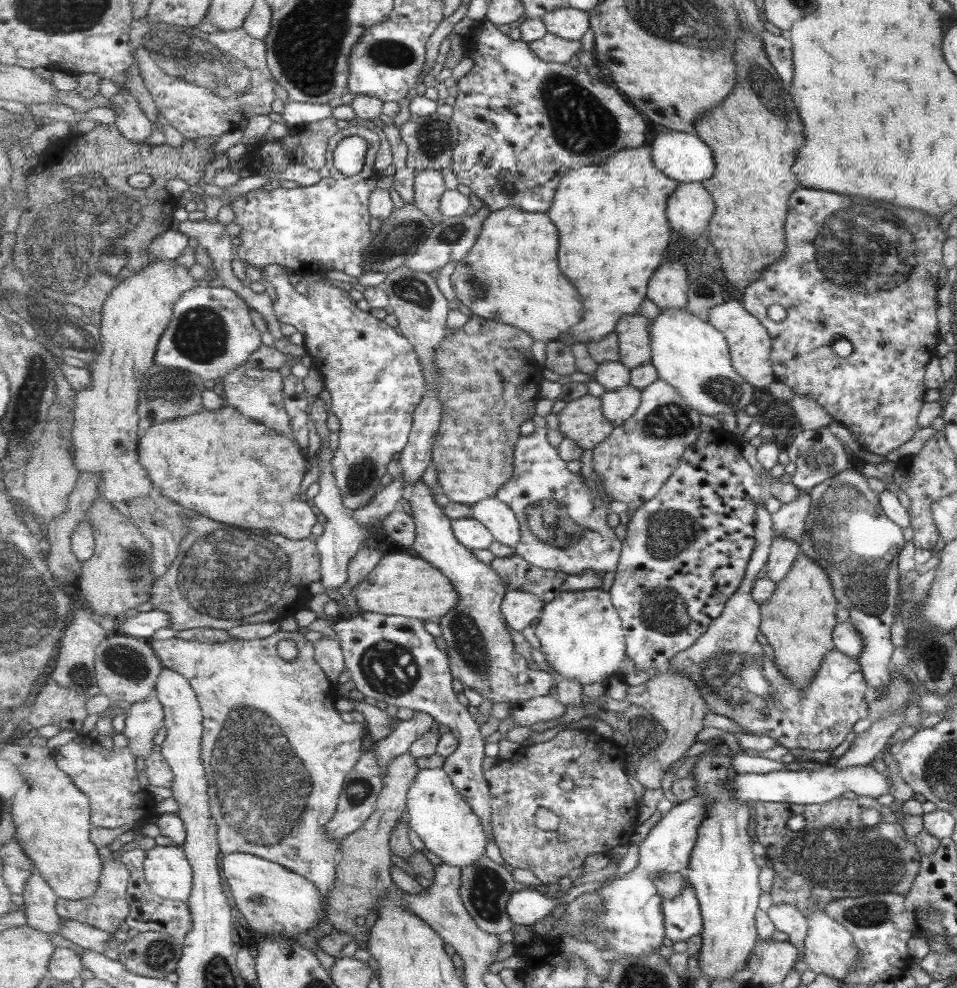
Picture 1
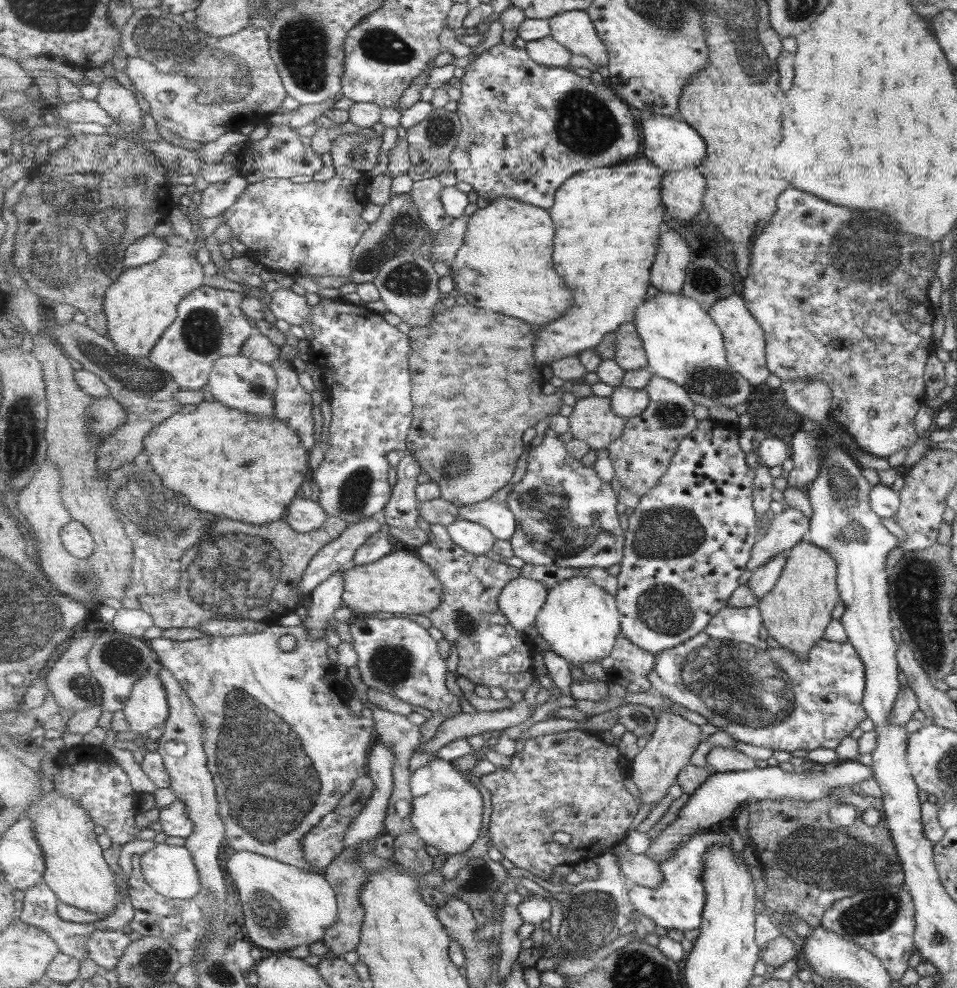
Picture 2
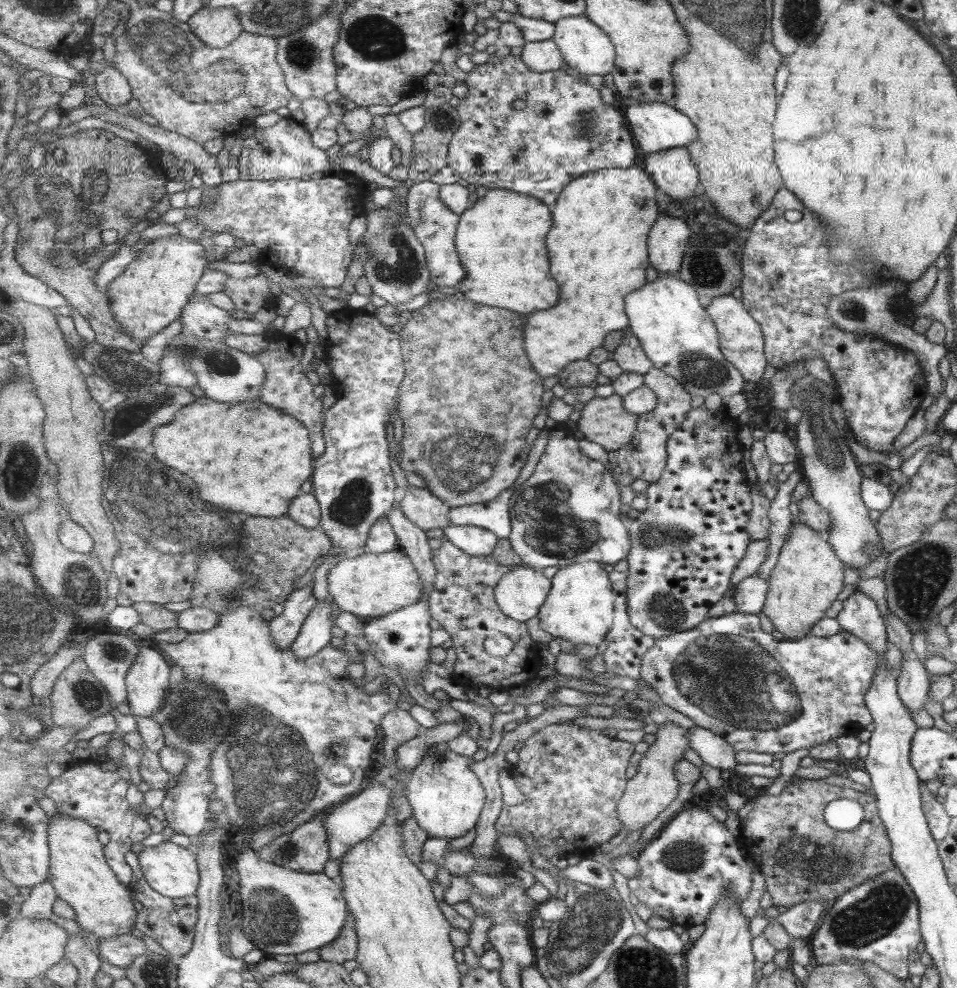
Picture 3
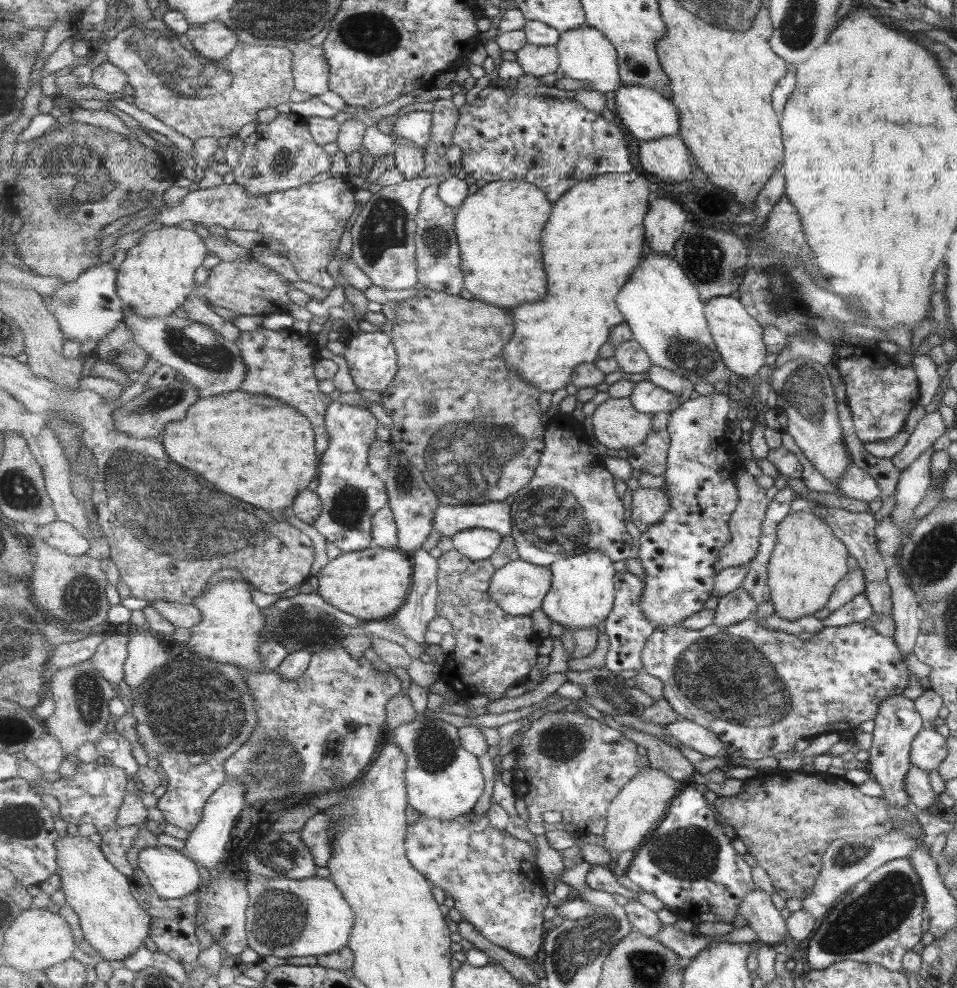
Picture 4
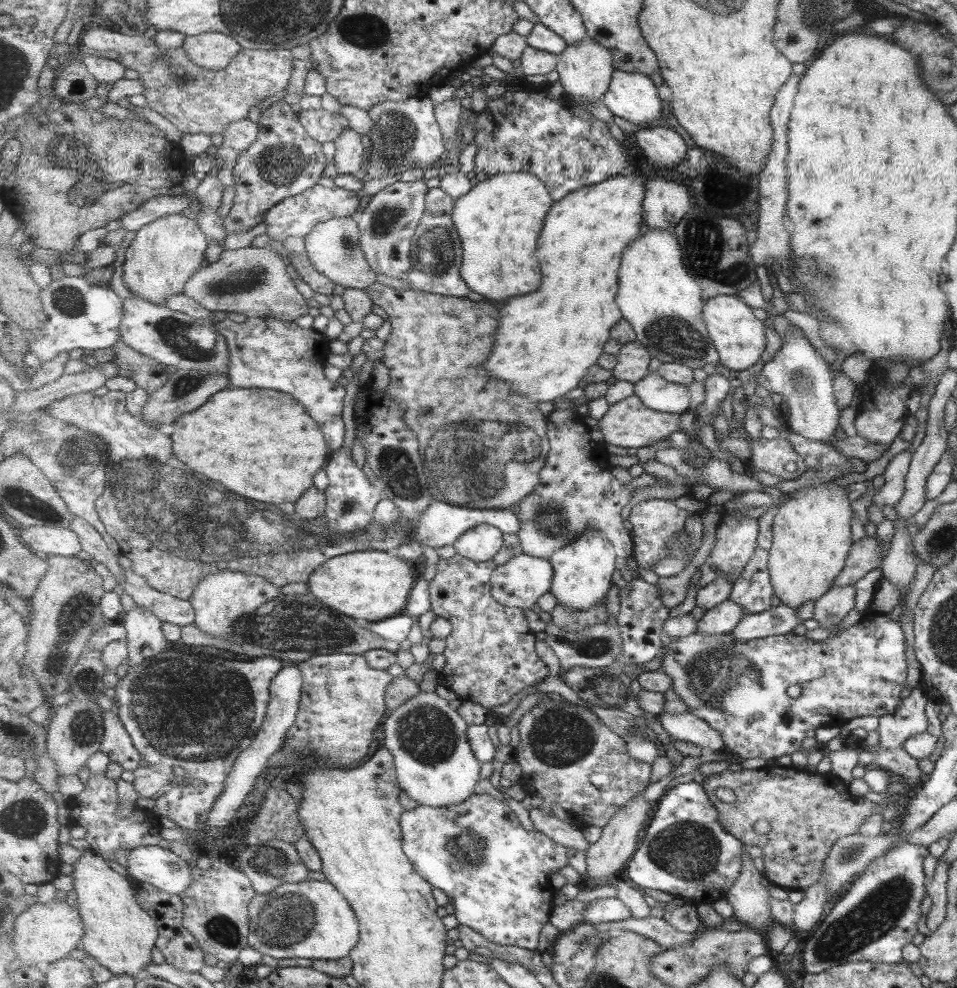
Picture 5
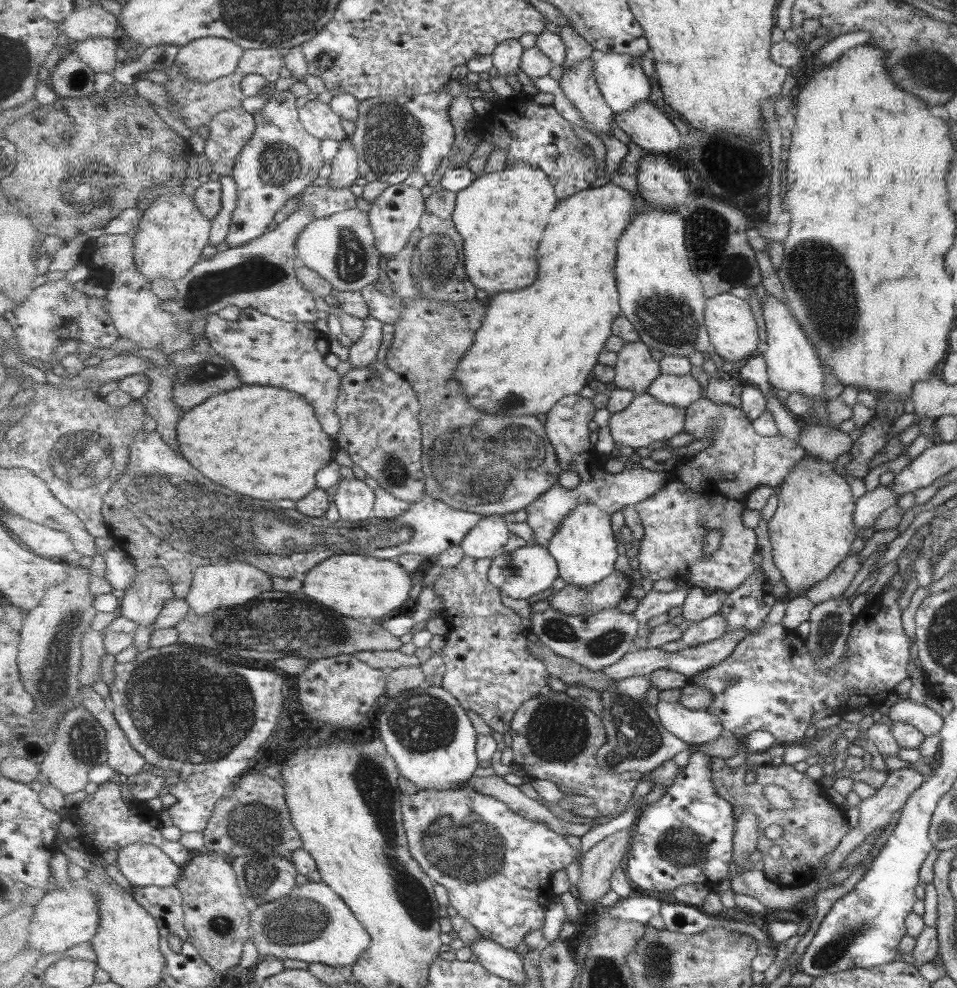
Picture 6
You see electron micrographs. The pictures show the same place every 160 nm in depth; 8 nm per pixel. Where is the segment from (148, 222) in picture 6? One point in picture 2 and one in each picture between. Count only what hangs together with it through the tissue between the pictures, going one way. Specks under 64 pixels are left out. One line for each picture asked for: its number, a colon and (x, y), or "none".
2: (143, 303)
3: (151, 294)
4: (158, 276)
5: (164, 255)

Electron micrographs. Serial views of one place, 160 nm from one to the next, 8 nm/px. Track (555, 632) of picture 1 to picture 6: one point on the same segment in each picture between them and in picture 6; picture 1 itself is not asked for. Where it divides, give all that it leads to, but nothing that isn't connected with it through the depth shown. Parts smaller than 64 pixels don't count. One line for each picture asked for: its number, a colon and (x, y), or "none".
2: (581, 622)
3: (581, 608)
4: (583, 595)
5: (584, 570)
6: (585, 549)

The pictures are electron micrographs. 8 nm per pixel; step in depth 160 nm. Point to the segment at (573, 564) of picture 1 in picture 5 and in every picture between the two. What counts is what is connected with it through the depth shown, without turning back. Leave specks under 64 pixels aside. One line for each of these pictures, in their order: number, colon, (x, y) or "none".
2: (567, 515)
3: (568, 511)
4: (570, 507)
5: (578, 490)

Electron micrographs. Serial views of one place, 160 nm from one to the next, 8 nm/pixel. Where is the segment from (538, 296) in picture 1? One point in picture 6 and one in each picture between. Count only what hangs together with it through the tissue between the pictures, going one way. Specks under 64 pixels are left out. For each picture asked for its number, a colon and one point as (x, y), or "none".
2: (506, 266)
3: (502, 239)
4: (499, 226)
5: (499, 222)
6: (503, 215)

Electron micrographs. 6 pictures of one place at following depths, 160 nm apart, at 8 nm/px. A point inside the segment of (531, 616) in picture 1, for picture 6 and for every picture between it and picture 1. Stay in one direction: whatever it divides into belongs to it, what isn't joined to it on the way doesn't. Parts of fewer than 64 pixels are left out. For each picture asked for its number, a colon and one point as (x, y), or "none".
2: (522, 600)
3: (522, 593)
4: (520, 588)
5: (519, 584)
6: (531, 570)

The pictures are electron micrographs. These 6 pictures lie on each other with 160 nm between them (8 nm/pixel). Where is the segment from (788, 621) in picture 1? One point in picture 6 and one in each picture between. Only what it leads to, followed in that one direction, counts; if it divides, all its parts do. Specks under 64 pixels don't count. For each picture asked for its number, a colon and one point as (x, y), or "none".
2: (796, 613)
3: (807, 579)
4: (808, 562)
5: (811, 532)
6: (811, 531)

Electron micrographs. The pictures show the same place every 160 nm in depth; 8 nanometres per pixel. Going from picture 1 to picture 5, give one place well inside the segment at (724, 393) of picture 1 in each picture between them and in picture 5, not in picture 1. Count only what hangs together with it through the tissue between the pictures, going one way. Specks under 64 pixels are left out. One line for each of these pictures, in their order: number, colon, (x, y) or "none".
2: (684, 344)
3: (678, 334)
4: (663, 308)
5: (663, 302)

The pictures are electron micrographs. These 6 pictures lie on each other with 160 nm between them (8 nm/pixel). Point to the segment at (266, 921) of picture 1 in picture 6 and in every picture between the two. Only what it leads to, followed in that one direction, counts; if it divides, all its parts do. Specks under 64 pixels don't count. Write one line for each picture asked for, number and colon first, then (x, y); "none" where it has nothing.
2: (285, 906)
3: (285, 912)
4: (286, 917)
5: (311, 919)
6: (314, 924)

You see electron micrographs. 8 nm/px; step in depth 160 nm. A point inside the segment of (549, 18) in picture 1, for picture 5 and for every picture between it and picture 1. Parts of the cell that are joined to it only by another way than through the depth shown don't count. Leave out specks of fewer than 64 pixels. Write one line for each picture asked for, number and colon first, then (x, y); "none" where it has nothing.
2: (575, 30)
3: (589, 49)
4: (586, 54)
5: (586, 69)

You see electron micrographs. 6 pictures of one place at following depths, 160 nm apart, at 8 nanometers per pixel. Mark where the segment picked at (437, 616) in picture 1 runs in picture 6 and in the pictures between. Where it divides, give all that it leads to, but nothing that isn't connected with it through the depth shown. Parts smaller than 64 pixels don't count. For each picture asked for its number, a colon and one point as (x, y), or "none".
2: (402, 584)
3: (373, 586)
4: (374, 584)
5: (374, 585)
6: (359, 586)

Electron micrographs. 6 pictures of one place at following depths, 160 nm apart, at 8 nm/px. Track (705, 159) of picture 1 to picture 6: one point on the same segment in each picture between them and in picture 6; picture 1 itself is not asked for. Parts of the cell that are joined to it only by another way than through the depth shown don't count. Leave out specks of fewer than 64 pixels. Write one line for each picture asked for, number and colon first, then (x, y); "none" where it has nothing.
2: (672, 144)
3: (658, 127)
4: (647, 115)
5: (634, 97)
6: (622, 81)

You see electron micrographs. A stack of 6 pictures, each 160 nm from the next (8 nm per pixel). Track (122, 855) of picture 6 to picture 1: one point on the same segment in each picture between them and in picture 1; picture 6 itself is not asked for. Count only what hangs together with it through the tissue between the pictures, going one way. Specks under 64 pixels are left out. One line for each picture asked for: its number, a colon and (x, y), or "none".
1: (169, 873)
2: (171, 870)
3: (172, 870)
4: (173, 875)
5: (165, 869)

